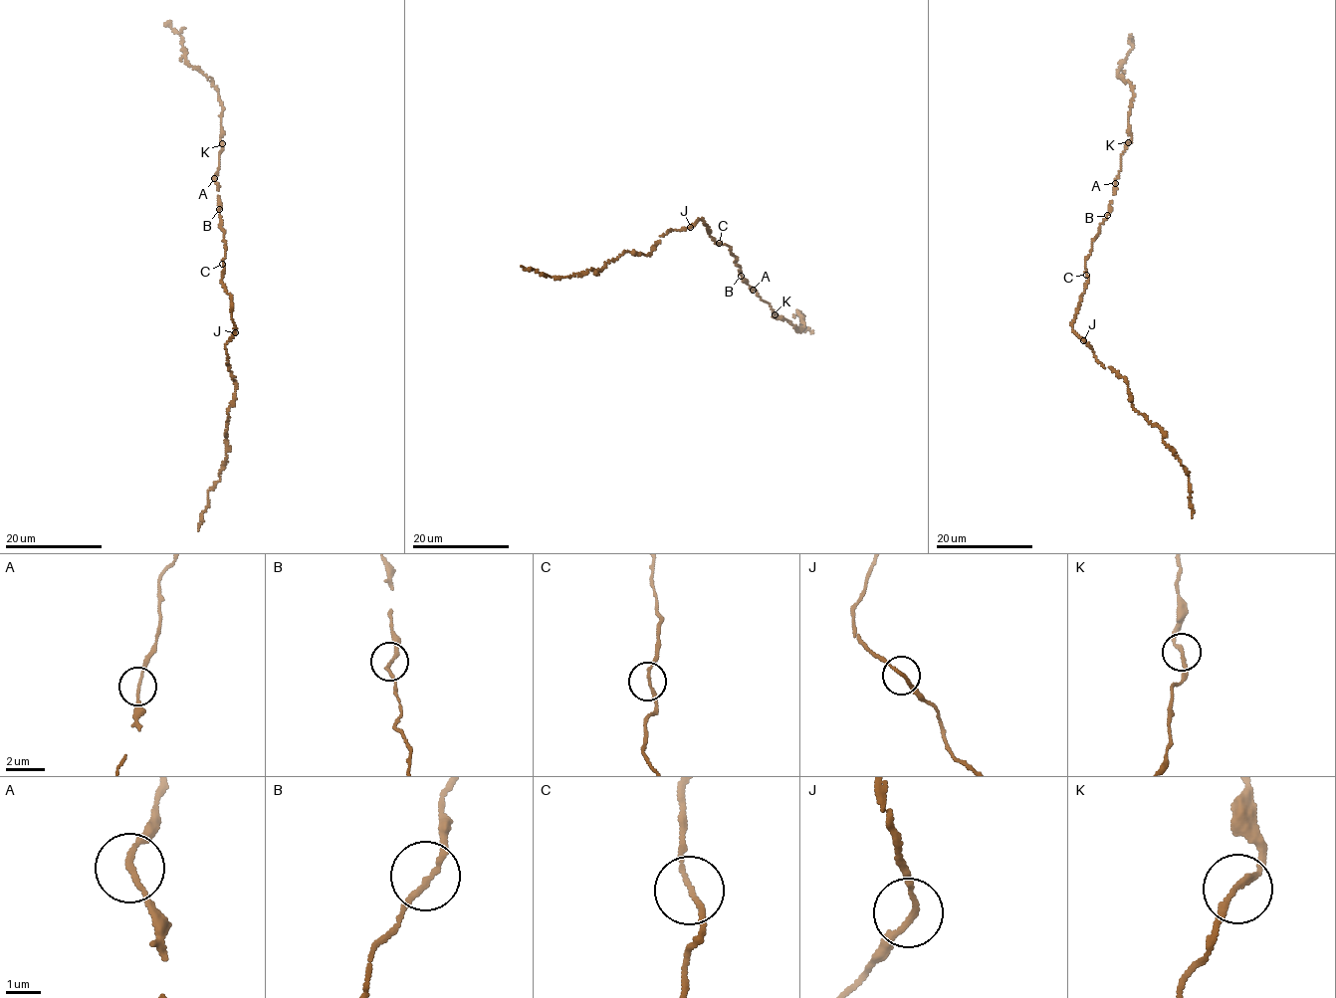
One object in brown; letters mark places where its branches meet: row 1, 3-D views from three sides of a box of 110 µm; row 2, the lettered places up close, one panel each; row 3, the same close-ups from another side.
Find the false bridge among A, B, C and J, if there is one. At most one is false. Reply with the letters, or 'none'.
none

